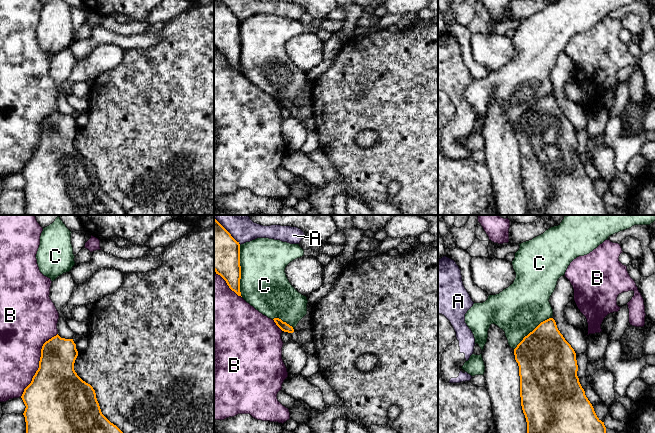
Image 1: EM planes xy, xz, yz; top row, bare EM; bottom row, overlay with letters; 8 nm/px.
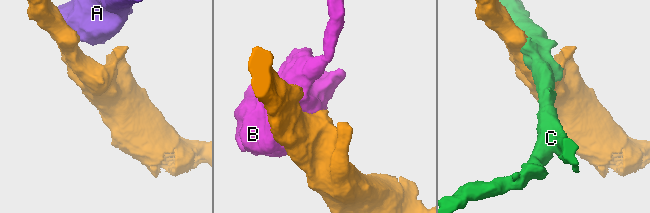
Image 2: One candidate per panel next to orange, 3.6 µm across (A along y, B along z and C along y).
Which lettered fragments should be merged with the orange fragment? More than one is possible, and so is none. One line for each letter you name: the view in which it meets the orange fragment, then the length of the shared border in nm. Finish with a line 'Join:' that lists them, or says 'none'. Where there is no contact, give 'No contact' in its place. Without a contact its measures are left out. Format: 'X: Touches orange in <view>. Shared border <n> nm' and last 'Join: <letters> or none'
Join: none

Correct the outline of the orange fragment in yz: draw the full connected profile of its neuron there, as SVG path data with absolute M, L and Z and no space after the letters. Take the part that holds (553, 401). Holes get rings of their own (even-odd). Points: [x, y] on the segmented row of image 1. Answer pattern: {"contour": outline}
{"contour": "M553 318L541 322L514 349L519 366L521 406L527 422L527 433L606 433L577 376L576 353L557 328Z"}

